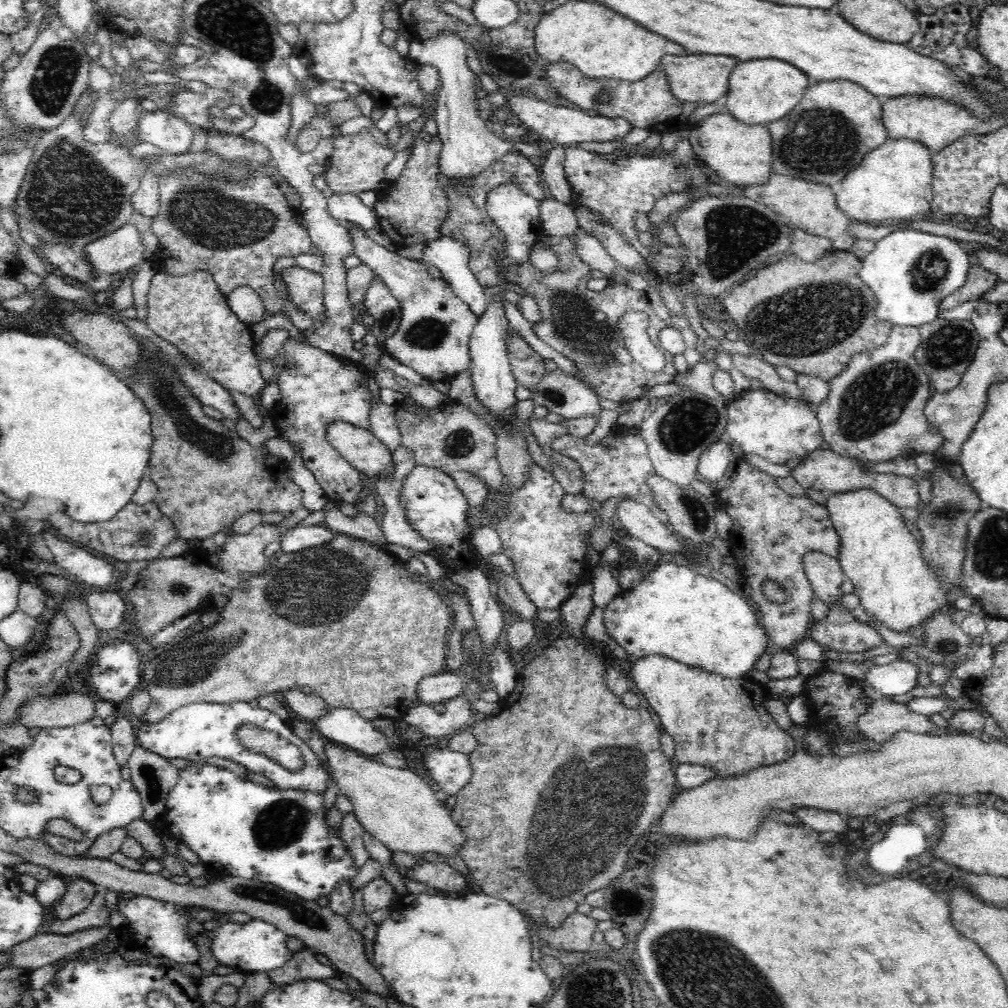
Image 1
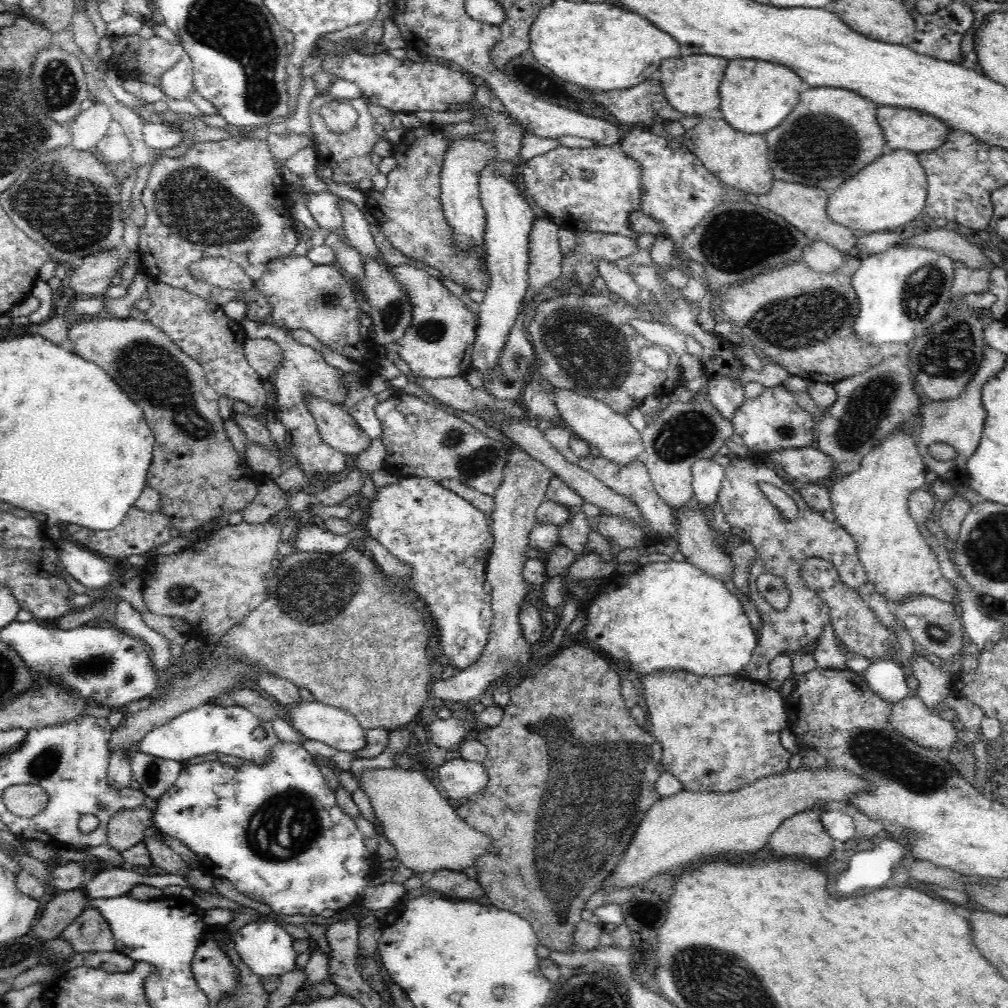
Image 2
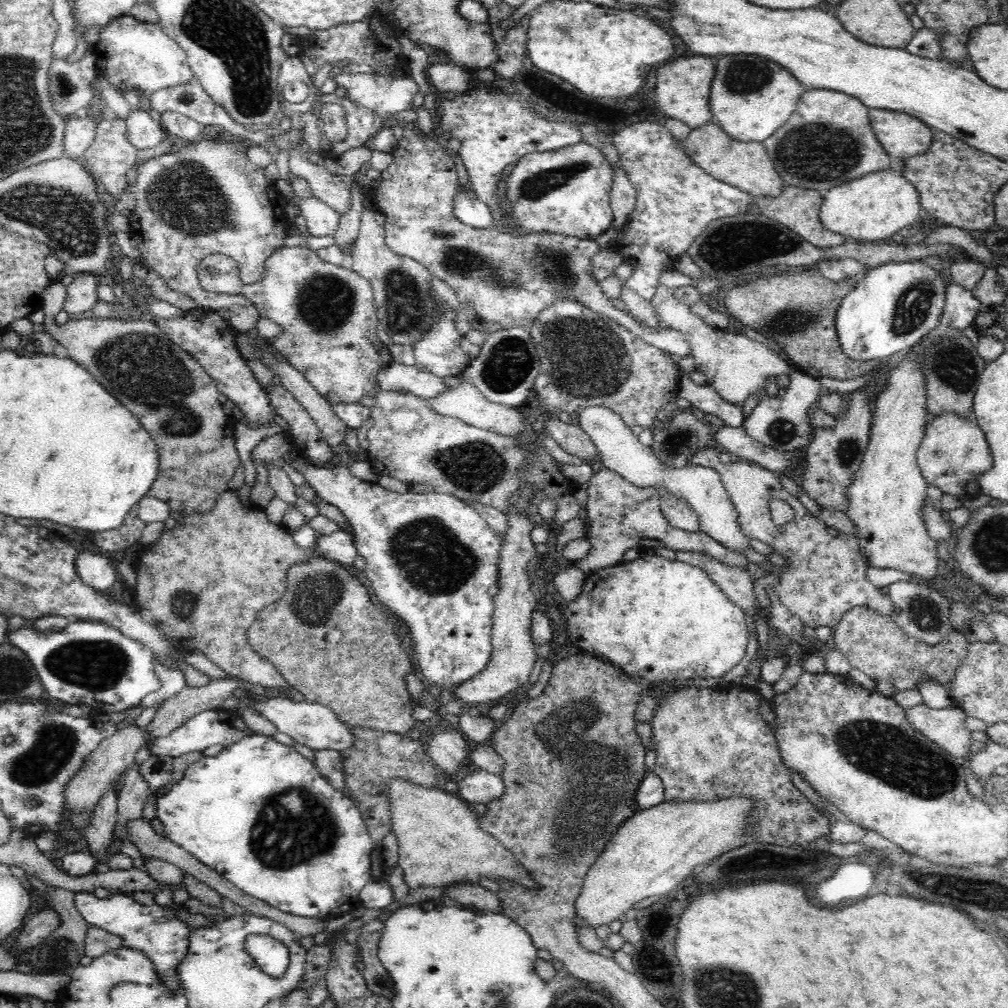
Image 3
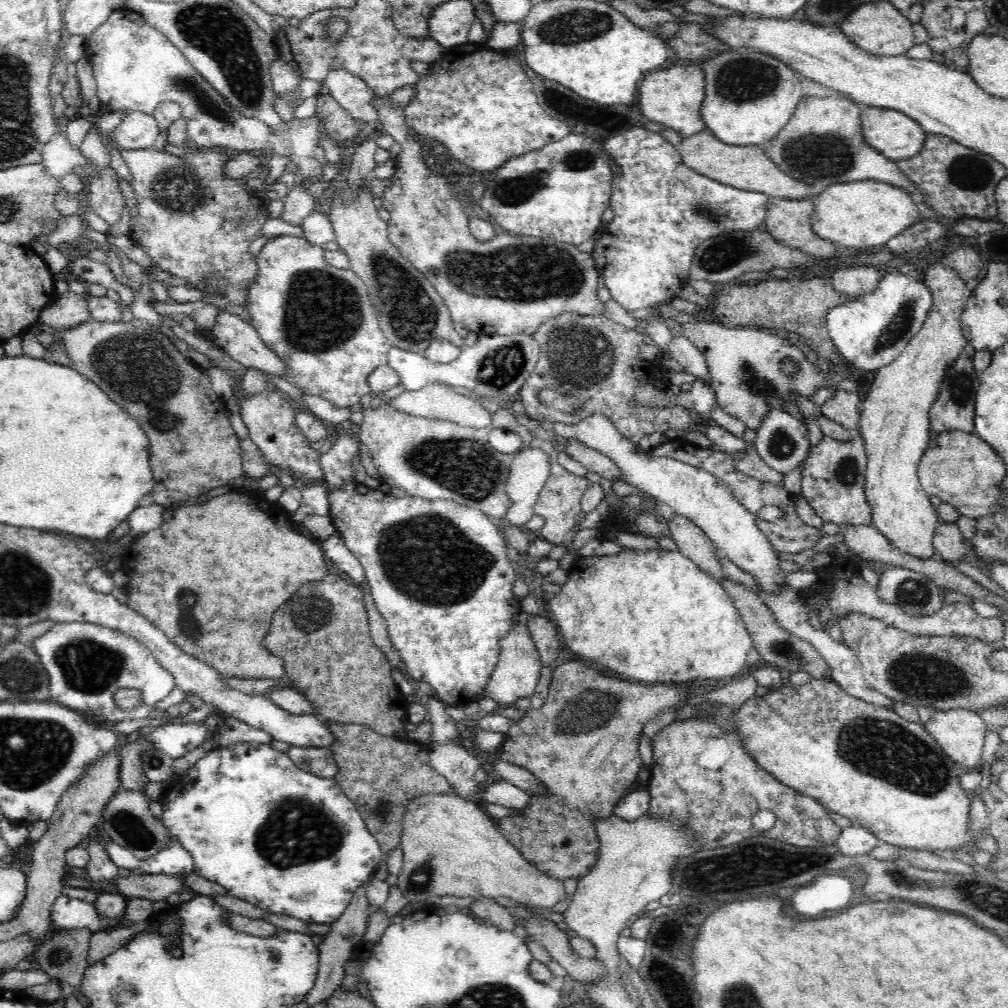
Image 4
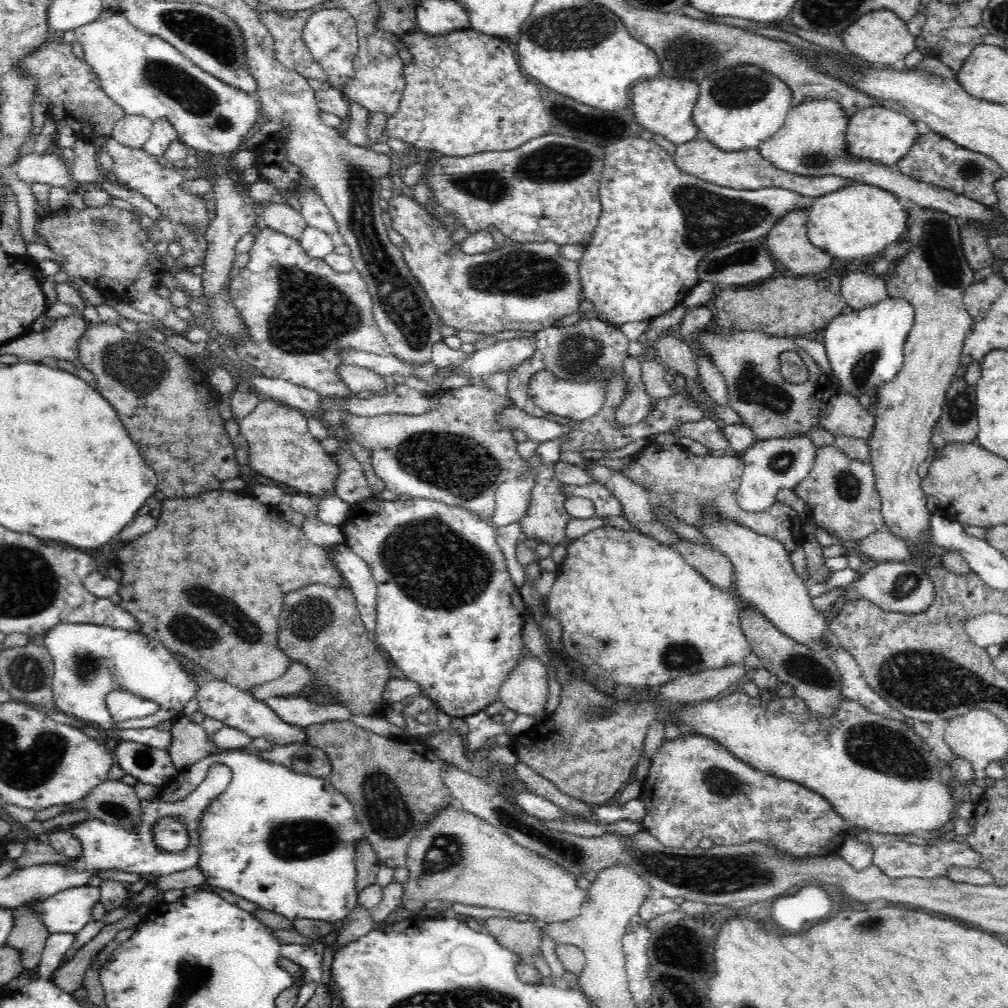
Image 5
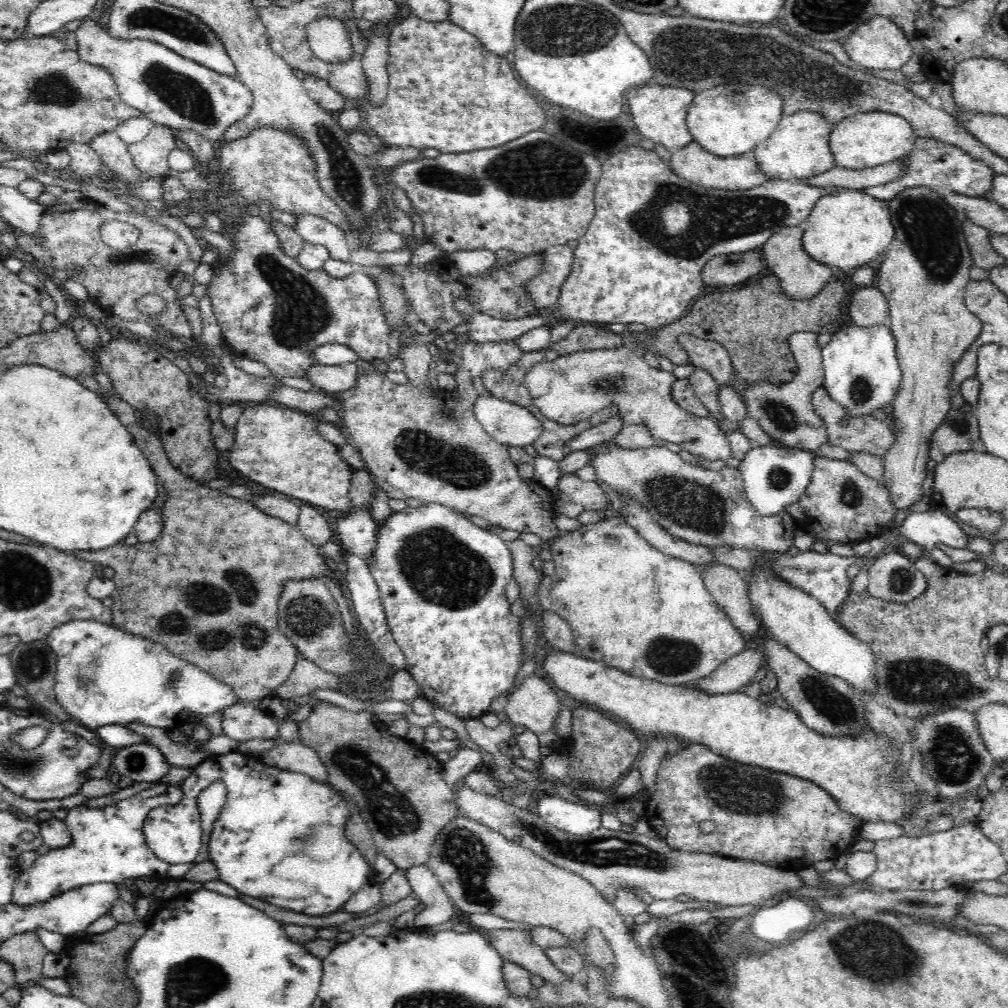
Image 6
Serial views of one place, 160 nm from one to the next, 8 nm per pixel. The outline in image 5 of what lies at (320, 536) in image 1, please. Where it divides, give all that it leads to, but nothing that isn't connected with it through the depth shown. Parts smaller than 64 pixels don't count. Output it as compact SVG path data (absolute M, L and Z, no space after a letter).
M345 543L338 544L332 554L334 566L340 571L342 579L348 582L348 587L356 598L355 605L361 614L365 629L374 636L378 592L368 564Z

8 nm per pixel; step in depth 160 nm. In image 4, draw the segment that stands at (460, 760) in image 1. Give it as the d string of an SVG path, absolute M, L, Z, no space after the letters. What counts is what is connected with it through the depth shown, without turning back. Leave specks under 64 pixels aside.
M501 779L497 783L491 781L491 785L484 791L480 792L480 801L489 804L506 806L506 808L526 808L529 805L531 796L525 790L518 788L515 784Z

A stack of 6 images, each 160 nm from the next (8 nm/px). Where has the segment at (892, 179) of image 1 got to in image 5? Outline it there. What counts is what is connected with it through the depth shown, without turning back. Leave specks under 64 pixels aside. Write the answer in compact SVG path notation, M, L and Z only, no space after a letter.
M864 183L816 197L807 210L807 217L807 235L810 242L816 248L825 250L832 258L837 258L842 264L879 256L888 244L903 238L907 230L907 210L898 203L898 199L890 191Z

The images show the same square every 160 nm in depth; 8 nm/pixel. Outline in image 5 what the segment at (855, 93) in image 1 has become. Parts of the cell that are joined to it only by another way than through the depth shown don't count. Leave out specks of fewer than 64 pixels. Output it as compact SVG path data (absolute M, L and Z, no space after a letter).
M814 100L792 107L784 124L770 138L759 145L759 153L779 170L800 176L828 176L836 174L847 180L858 180L860 183L879 187L912 200L921 207L933 208L957 217L959 221L985 224L994 220L994 212L990 207L972 200L964 195L956 194L938 186L910 179L896 166L876 164L865 158L854 158L847 152L846 129L850 117L842 113L838 102L830 100Z

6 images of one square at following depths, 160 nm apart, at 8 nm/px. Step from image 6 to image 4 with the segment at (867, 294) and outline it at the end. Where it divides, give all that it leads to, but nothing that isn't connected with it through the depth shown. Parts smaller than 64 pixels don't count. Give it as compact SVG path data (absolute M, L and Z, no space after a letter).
M872 265L839 266L828 275L832 279L833 287L852 299L874 292L882 276L878 266Z

